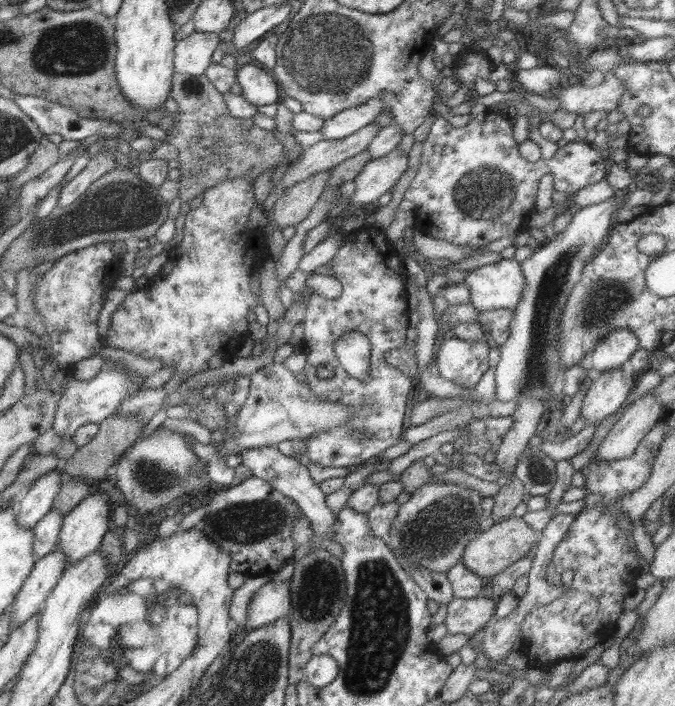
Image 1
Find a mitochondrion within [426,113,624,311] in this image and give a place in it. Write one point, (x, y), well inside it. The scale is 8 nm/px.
(487, 193)

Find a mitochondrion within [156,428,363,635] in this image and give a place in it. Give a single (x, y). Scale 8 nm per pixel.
(250, 522)

